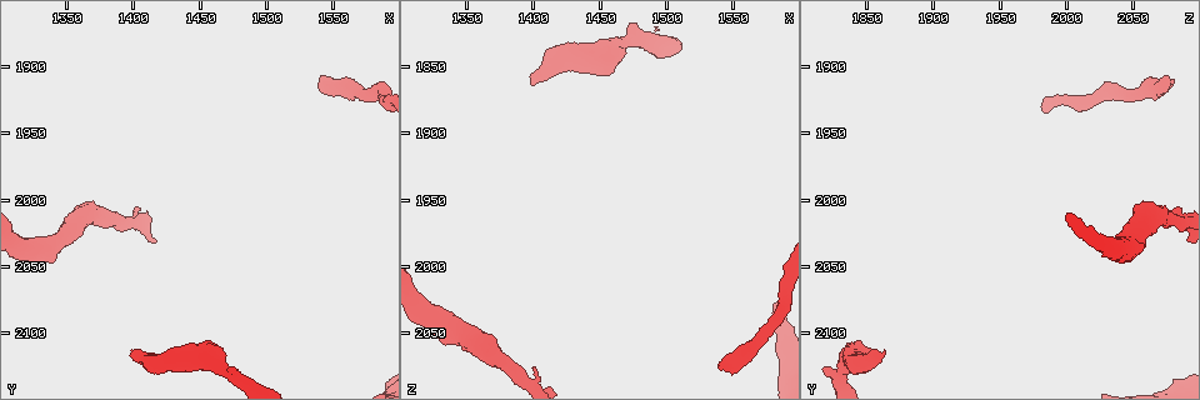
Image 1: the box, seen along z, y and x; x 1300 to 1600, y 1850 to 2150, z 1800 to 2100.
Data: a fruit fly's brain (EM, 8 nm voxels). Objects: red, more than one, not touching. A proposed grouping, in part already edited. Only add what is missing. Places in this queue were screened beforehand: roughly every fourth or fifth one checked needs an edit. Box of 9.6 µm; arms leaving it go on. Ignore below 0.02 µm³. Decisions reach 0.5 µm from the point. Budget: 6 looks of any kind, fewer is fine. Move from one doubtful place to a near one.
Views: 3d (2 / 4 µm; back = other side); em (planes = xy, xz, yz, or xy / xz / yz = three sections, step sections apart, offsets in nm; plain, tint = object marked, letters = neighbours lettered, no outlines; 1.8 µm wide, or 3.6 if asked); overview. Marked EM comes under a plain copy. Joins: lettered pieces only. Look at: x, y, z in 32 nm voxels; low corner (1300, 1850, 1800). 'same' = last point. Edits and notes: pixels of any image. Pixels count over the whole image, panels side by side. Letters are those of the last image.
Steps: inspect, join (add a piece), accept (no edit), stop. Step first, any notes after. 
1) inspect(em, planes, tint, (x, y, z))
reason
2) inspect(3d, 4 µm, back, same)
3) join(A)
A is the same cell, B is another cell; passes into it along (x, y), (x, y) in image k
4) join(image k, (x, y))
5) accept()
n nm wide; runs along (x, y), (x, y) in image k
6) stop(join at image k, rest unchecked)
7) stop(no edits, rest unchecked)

inspect(3d, 2 µm, back, (1540, 1908, 2074))
free end

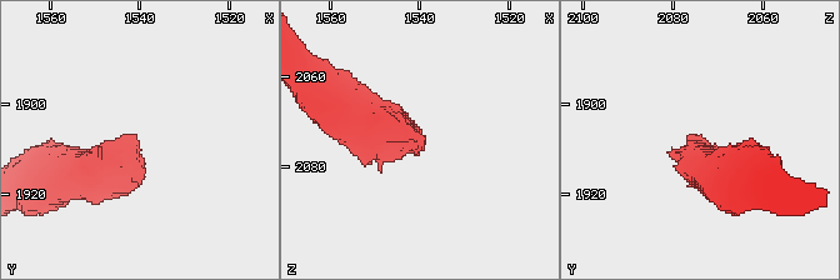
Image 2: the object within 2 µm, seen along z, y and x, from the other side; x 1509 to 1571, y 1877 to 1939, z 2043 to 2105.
inspect(em, planes, letters, (1541, 1906, 2075))
need the tissue

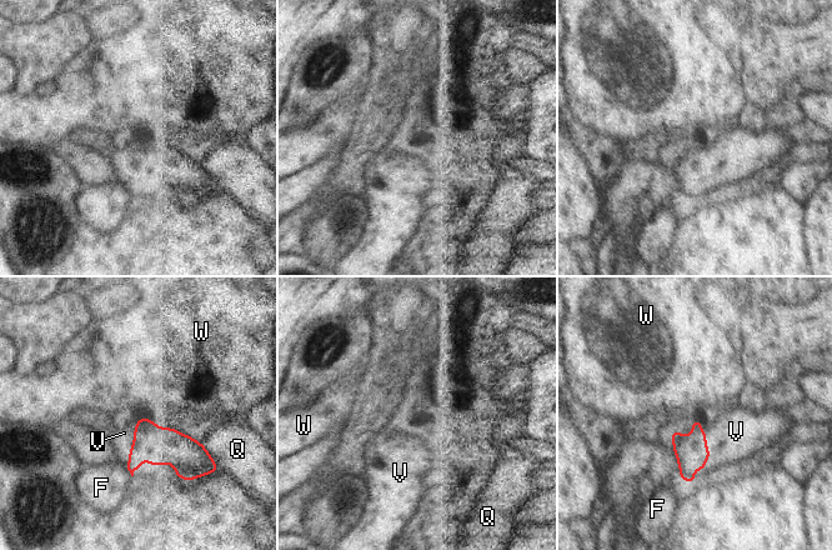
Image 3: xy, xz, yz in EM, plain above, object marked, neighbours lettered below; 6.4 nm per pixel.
join(V)
V is the same cell, F, Q and W are other cells; passes into it along (691, 451), (705, 440), (736, 431) in image 3; it goes on there

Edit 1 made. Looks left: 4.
inspect(overview)

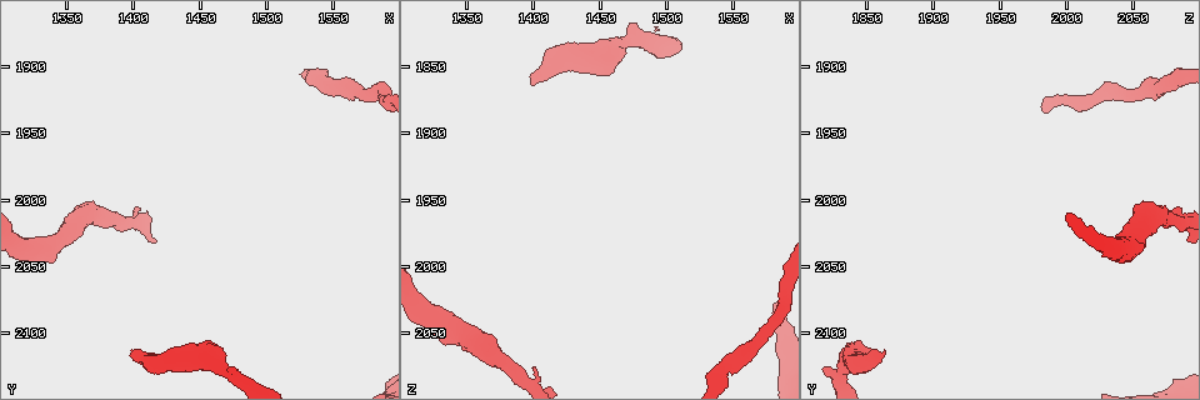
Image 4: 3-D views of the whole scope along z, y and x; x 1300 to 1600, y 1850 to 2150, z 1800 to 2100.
inspect(em, planes, letters, (1398, 2008, 2078))
branch stops here

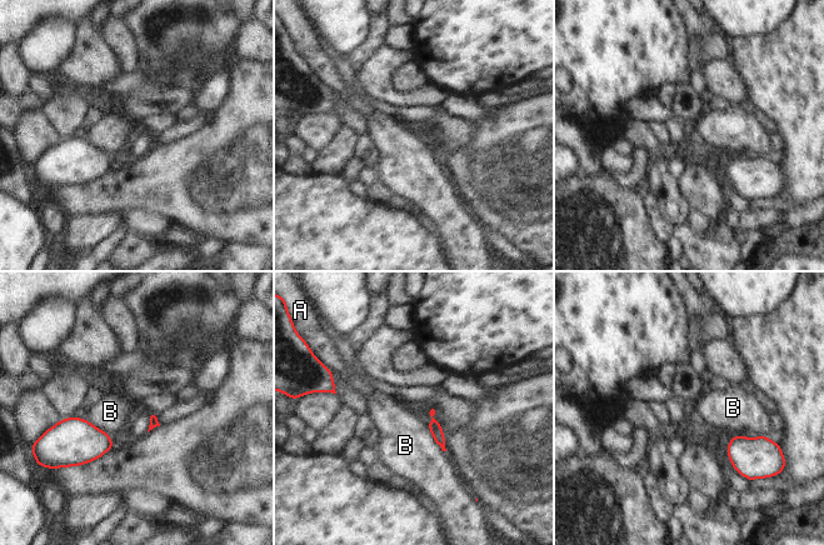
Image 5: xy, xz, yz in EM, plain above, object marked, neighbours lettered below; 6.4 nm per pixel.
accept()
A and B are other cells; border along (429, 428), (433, 440), (445, 451) in image 5; none of them fits

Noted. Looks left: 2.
inspect(em, xz, step 8, tint, (1400, 2114, 1864))
branch stops here

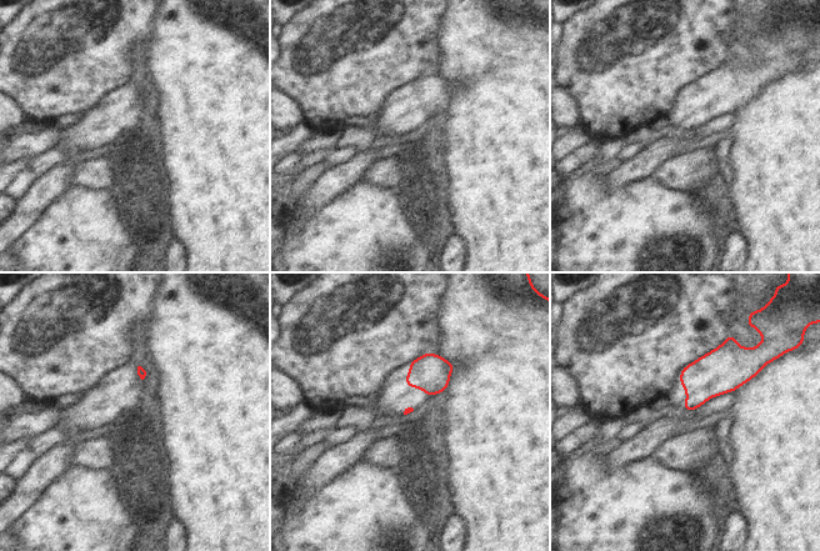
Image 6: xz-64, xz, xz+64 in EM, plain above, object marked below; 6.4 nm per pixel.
inspect(em, xz, step 8, letters, same)
what lies round it

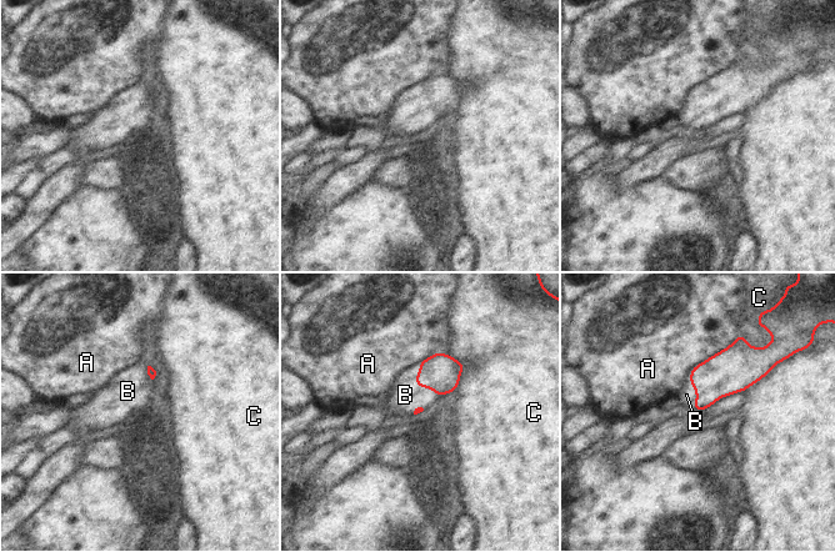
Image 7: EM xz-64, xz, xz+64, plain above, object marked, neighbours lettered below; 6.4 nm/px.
join(B)
A touches over 380 nm; B is the same cell, A and C are other cells; passes into it along (440, 372), (419, 386), (405, 395) in image 7; the neuron continues

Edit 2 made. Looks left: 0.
stop(join at image 3, join at image 7, rest unchecked)

